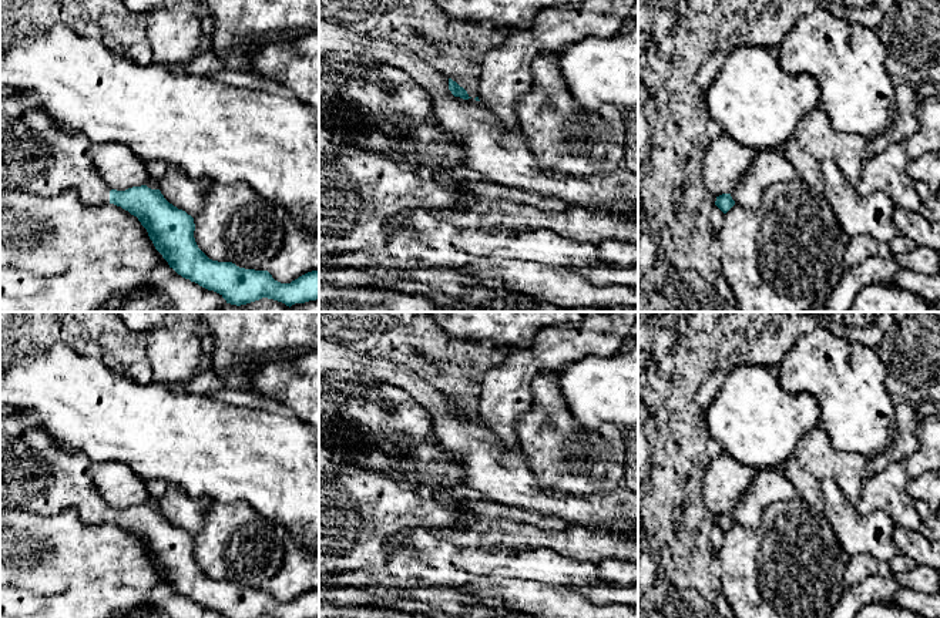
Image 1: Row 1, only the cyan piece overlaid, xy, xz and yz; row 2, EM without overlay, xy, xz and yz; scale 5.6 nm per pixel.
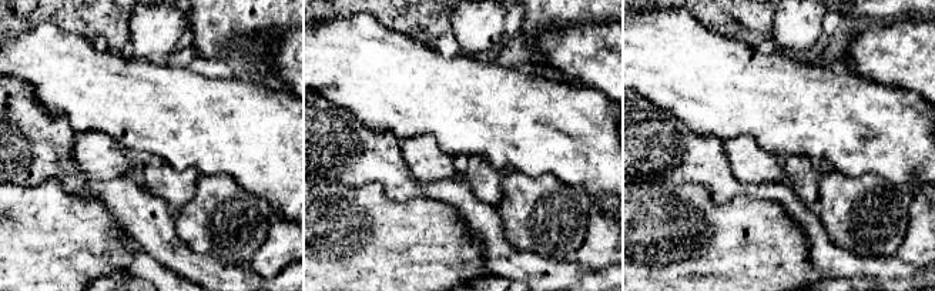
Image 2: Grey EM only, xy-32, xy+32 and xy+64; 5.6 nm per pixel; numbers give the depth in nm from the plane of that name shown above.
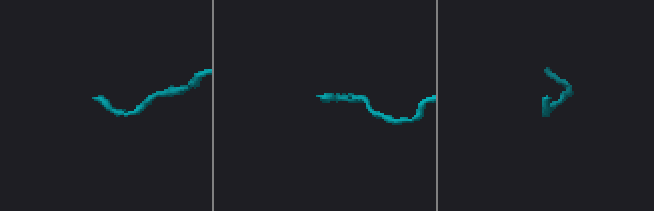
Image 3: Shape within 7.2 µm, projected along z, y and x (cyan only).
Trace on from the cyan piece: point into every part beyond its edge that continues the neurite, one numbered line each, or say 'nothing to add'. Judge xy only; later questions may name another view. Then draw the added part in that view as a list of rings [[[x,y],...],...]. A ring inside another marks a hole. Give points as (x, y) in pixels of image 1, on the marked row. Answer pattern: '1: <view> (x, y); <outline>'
1: xy (36, 155); [[[0,95],[0,191],[56,195],[75,189],[83,204],[110,204],[110,187],[93,165],[93,144],[80,132],[60,130],[44,112],[28,105],[24,95]]]

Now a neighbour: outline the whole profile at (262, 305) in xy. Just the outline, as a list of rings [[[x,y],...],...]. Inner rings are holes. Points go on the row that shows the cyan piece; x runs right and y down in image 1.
[[[262,298],[259,300],[241,305],[241,306],[225,303],[216,312],[292,312],[292,310],[289,306],[286,306],[282,302]]]

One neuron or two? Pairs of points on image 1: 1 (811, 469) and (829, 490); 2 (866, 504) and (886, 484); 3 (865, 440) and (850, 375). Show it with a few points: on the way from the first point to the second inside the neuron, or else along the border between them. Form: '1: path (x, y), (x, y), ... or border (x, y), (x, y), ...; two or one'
1: border (829, 476), (822, 482), (823, 504), (819, 509); two
2: path (870, 500), (882, 489); one
3: path (863, 425), (856, 413), (850, 390); one

